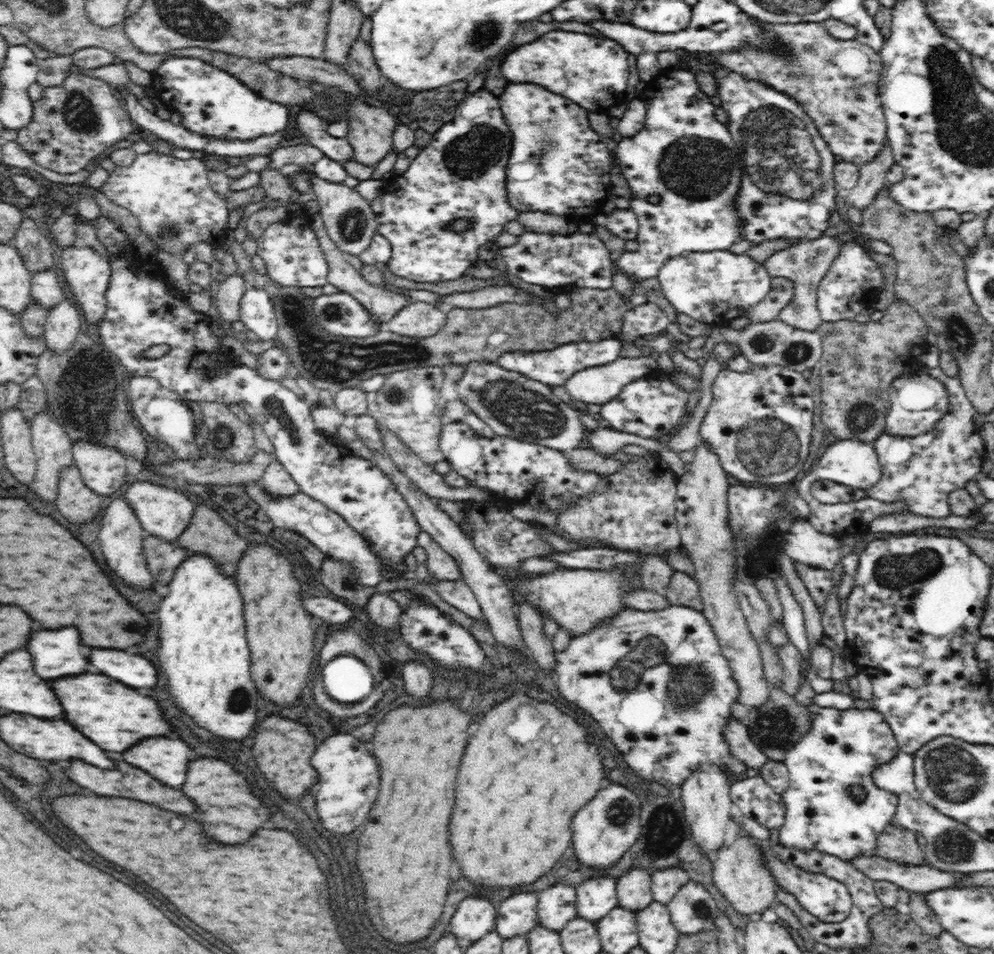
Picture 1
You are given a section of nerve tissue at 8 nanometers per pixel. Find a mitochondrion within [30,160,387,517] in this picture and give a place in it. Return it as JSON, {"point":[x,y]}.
{"point":[83,404]}

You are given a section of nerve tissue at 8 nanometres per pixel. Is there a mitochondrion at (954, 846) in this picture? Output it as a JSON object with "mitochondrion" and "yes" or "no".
{"mitochondrion":"yes"}

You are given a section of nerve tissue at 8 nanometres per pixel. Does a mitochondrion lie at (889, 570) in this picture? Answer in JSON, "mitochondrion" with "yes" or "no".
{"mitochondrion":"yes"}

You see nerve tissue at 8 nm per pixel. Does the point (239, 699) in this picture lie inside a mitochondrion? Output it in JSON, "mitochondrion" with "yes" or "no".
{"mitochondrion":"yes"}

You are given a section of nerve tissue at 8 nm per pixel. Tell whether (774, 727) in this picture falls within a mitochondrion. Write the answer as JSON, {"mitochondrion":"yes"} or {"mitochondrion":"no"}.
{"mitochondrion":"yes"}

